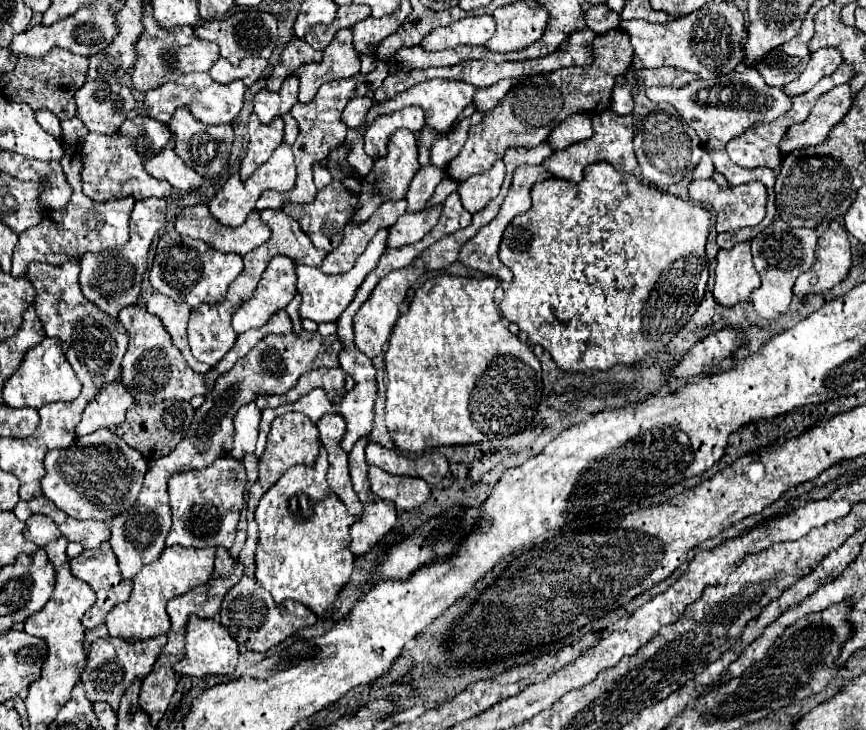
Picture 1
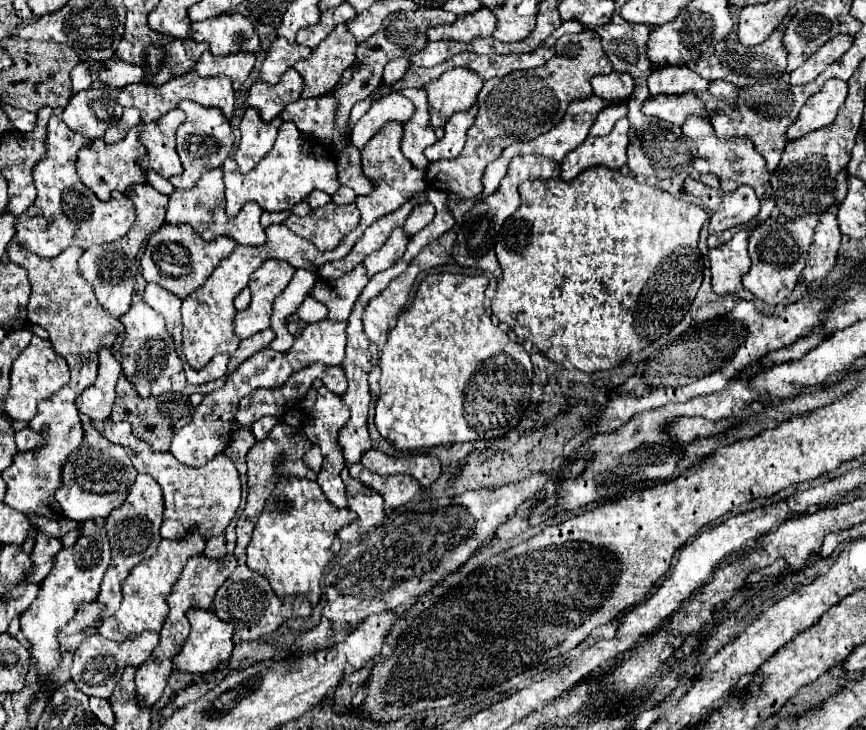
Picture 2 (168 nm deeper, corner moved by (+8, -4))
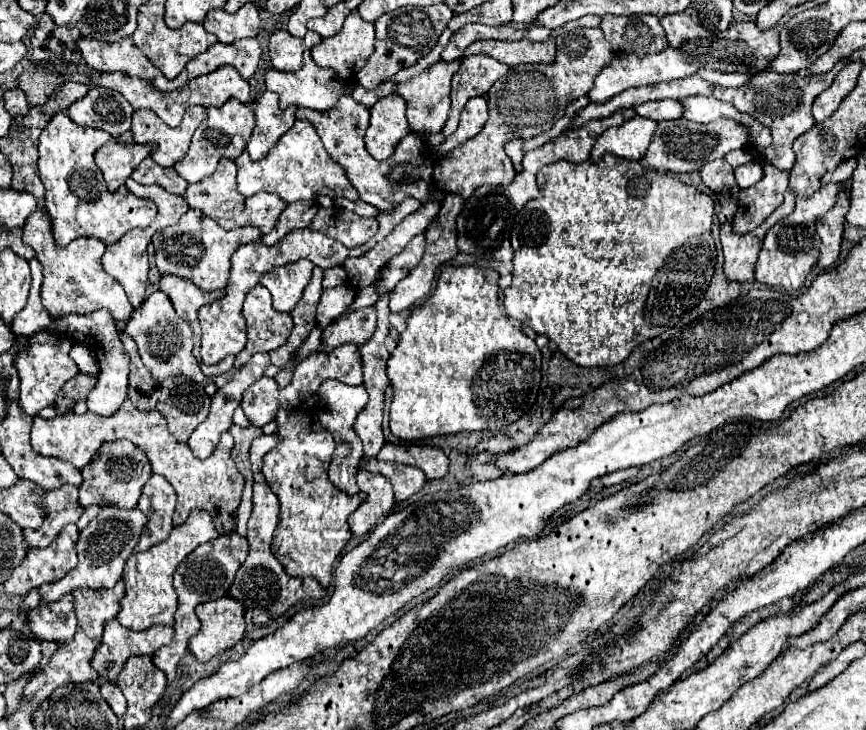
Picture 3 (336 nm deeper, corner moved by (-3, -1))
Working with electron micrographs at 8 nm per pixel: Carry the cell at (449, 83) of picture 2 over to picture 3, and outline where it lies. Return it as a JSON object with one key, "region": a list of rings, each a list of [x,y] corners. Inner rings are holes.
{"region":[[[469,56],[461,60],[461,68],[453,76],[453,88],[451,88],[451,116],[449,122],[457,126],[459,114],[469,98],[483,96],[493,86],[497,78],[507,74],[509,66],[493,60],[491,56]]]}

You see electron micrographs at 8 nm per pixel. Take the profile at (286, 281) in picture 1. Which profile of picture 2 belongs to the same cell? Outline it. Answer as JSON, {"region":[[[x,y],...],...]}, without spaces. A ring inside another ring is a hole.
{"region":[[[268,259],[262,267],[258,267],[250,277],[252,303],[246,311],[240,311],[234,319],[234,331],[240,339],[250,337],[262,329],[270,327],[272,303],[286,289],[294,275],[296,267],[288,265],[280,259]]]}

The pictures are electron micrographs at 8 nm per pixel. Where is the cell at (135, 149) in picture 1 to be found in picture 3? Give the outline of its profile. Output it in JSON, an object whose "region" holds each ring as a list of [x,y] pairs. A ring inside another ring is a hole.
{"region":[[[107,142],[95,152],[95,164],[103,172],[109,192],[117,192],[121,184],[133,174],[133,170],[149,156],[147,144],[119,144]]]}

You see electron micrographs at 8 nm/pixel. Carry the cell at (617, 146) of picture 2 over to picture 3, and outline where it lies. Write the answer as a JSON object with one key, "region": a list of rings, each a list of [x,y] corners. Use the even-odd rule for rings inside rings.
{"region":[[[635,116],[619,128],[605,130],[605,134],[599,136],[593,146],[591,162],[599,162],[605,154],[615,154],[623,160],[641,160],[651,142],[655,126],[655,120]]]}

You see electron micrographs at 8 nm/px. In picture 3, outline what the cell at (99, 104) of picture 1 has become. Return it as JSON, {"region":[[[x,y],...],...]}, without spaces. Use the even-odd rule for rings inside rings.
{"region":[[[93,86],[87,96],[69,106],[69,116],[81,126],[91,126],[117,136],[131,128],[133,106],[115,90]]]}

